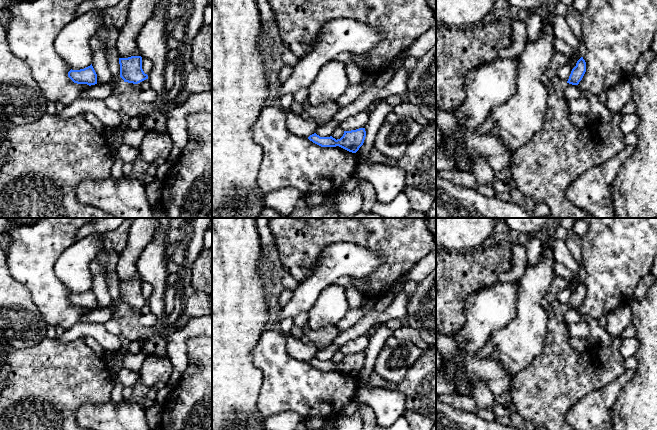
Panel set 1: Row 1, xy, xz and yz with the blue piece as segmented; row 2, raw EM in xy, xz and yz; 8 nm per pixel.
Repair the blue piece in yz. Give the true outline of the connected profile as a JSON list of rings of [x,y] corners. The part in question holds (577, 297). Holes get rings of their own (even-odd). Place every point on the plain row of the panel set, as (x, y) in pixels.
[[[581,281],[577,285],[576,290],[572,293],[567,307],[572,309],[578,309],[579,306],[582,304],[585,296],[586,296],[586,286],[583,283],[583,281]]]

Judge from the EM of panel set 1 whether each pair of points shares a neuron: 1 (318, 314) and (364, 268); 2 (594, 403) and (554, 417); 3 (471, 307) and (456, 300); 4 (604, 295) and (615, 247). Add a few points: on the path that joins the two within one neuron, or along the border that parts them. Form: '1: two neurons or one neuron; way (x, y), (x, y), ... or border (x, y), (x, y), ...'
1: two neurons; border (334, 283), (327, 286), (316, 299)
2: two neurons; border (584, 397), (569, 409), (565, 419)
3: two neurons; border (481, 288), (465, 298), (465, 323), (461, 327)
4: one neuron; way (609, 283), (615, 259)

